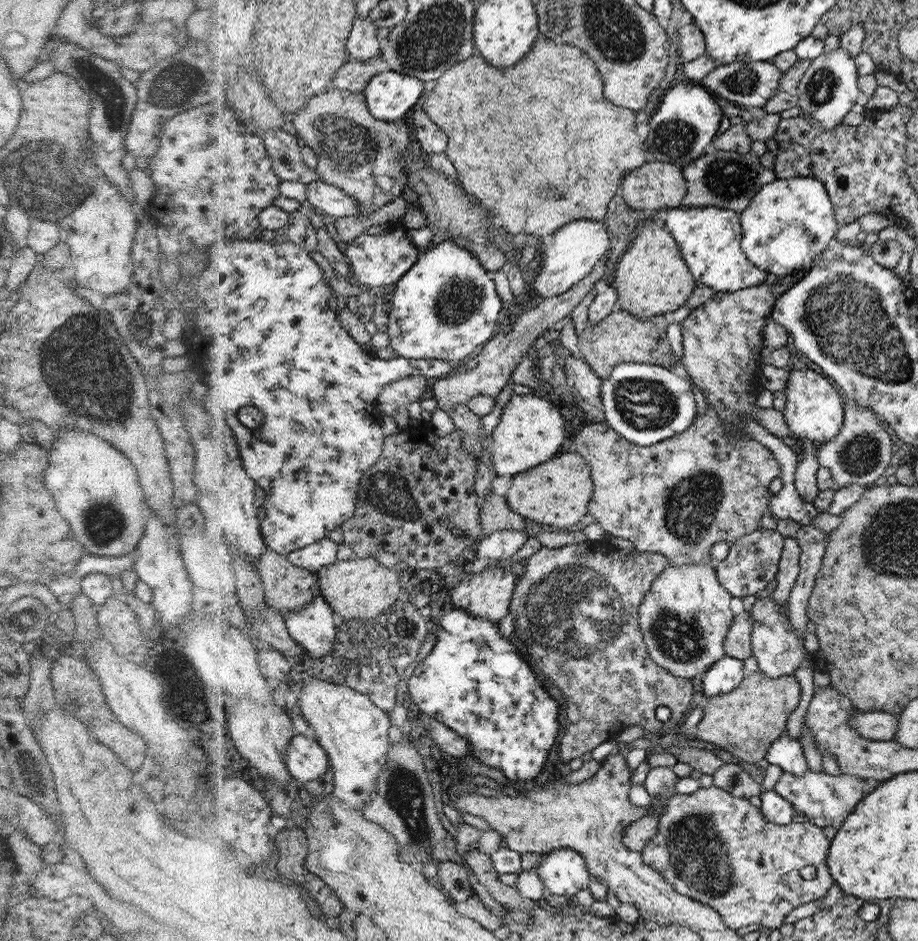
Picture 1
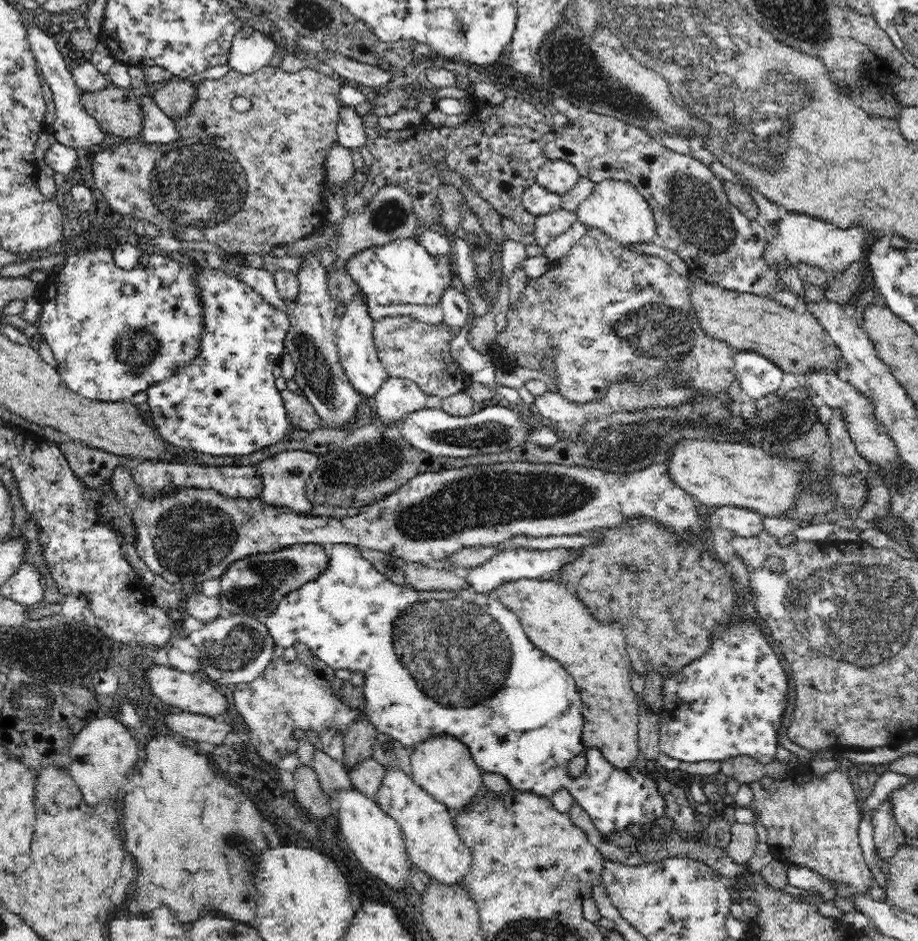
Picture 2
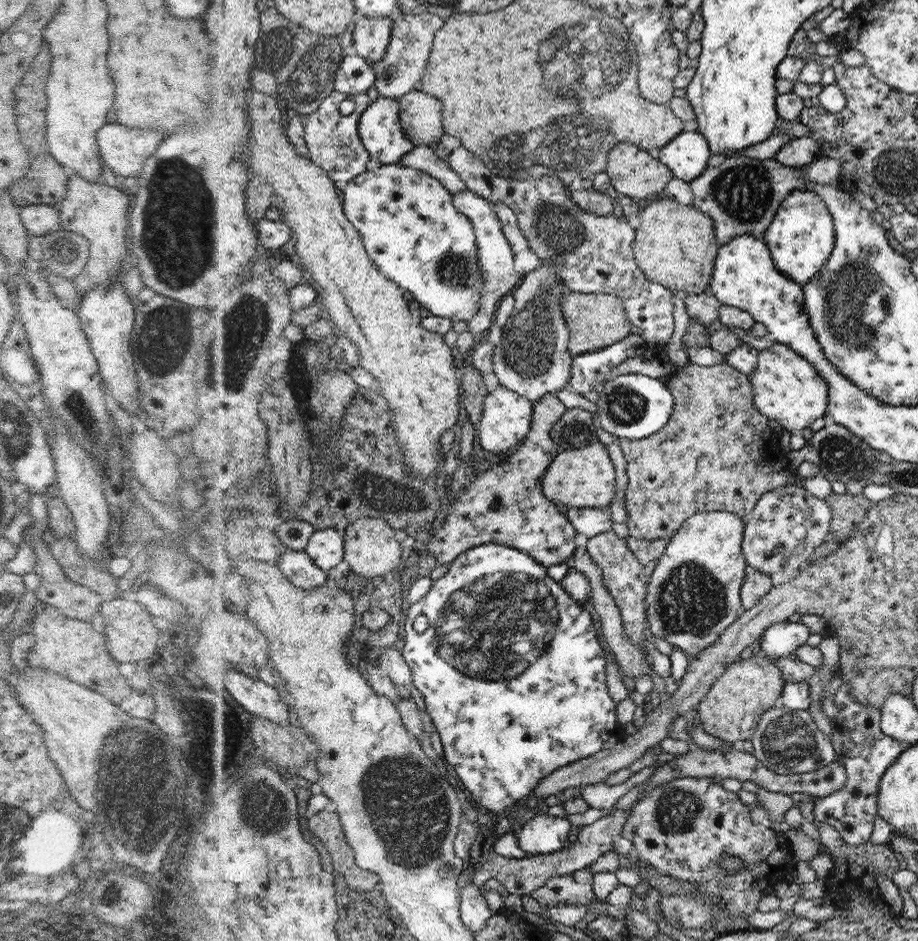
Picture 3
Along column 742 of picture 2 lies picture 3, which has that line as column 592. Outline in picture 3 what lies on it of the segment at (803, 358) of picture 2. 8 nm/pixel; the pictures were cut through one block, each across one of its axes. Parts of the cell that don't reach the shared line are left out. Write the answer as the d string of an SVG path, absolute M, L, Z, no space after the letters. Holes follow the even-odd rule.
M606 293L563 294L561 309L571 332L569 333L568 349L572 355L579 355L616 344L631 335L633 323L629 321L624 303L617 295Z

